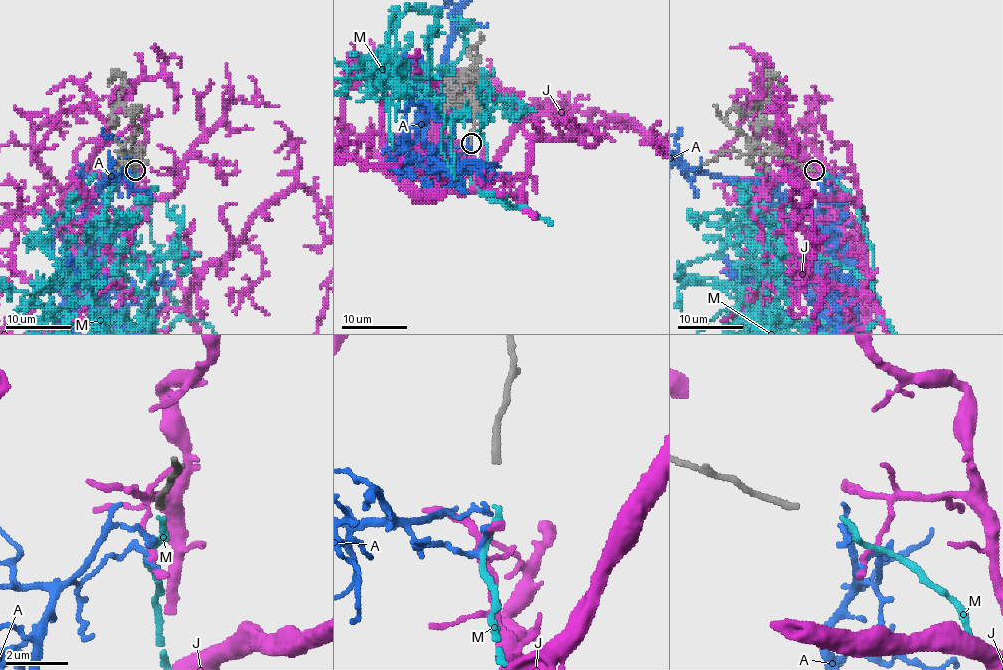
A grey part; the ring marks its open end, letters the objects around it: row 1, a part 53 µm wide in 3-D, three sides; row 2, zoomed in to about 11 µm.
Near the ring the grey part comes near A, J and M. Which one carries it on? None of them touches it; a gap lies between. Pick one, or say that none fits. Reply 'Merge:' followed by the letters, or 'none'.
Merge: M

